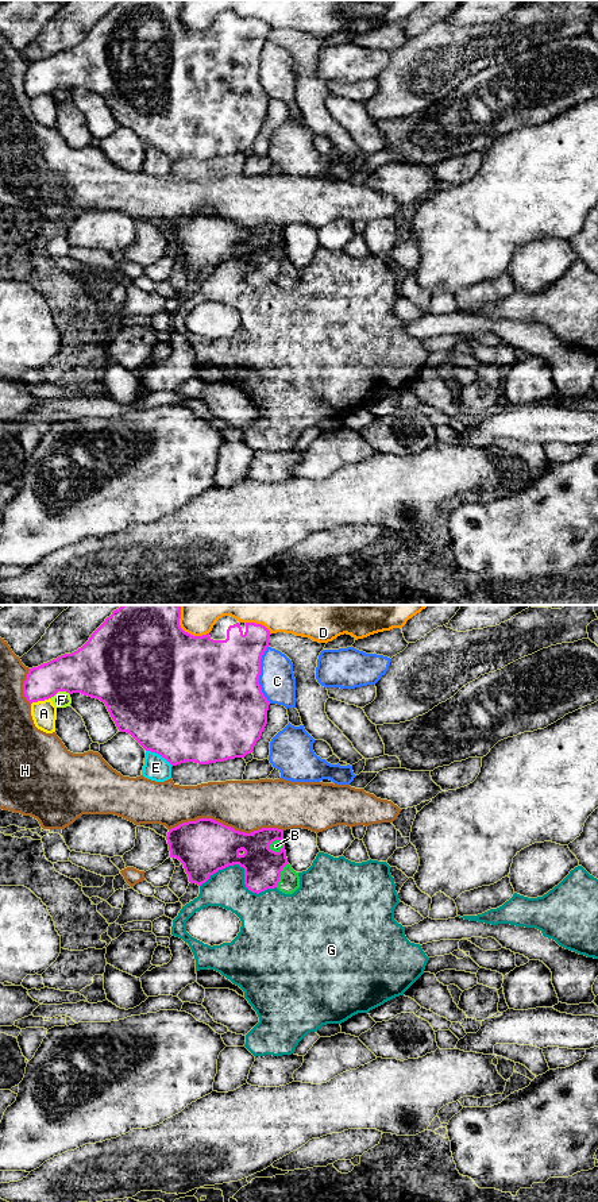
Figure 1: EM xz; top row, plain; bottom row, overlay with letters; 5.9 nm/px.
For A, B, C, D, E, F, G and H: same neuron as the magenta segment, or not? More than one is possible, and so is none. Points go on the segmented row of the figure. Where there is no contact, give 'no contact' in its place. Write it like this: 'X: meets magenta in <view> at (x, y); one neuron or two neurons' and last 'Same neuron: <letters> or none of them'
A: meets magenta in xz at (39, 700); two neurons
B: meets magenta in xz at (274, 840); two neurons
C: meets magenta in xz at (259, 674); two neurons
D: meets magenta in xz at (182, 630); two neurons
E: meets magenta in xz at (159, 754); two neurons
F: meets magenta in xz at (60, 690); two neurons
G: meets magenta in xz at (245, 871); two neurons
H: meets magenta in xz at (226, 825); two neurons
Same neuron: none of them

